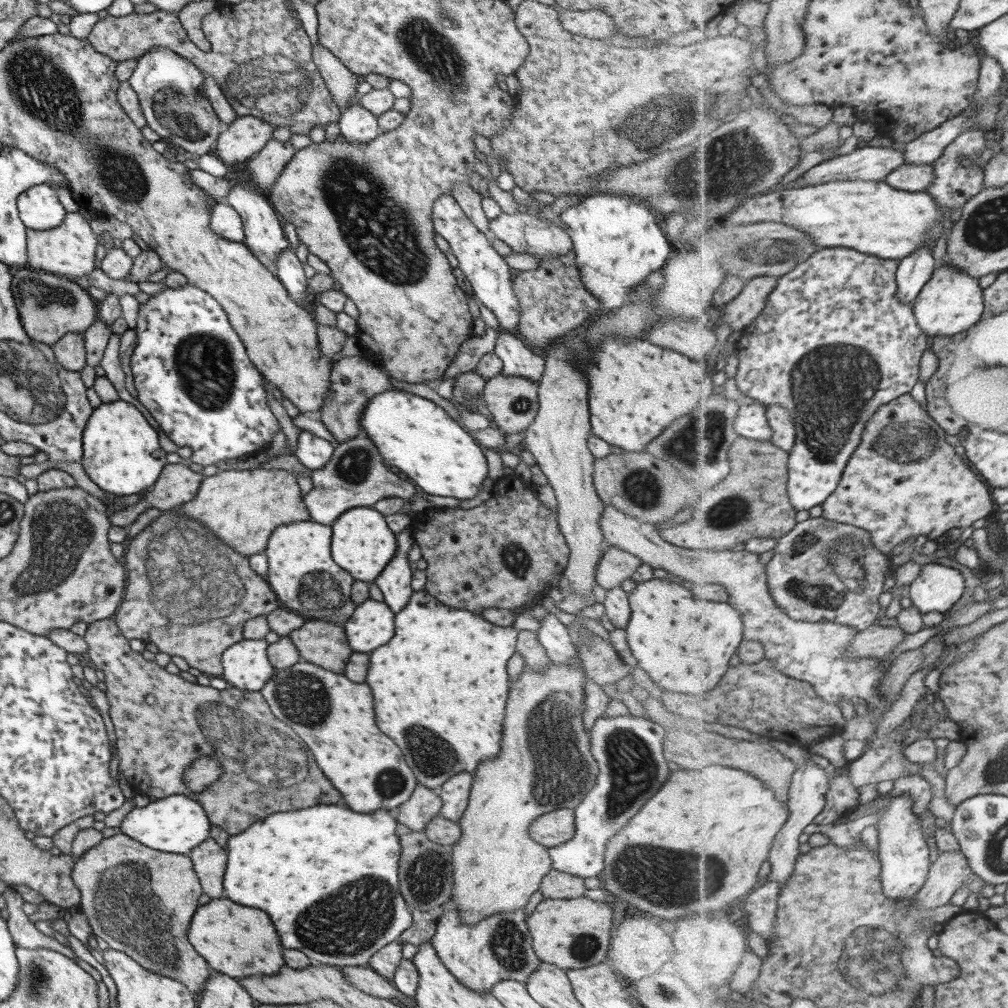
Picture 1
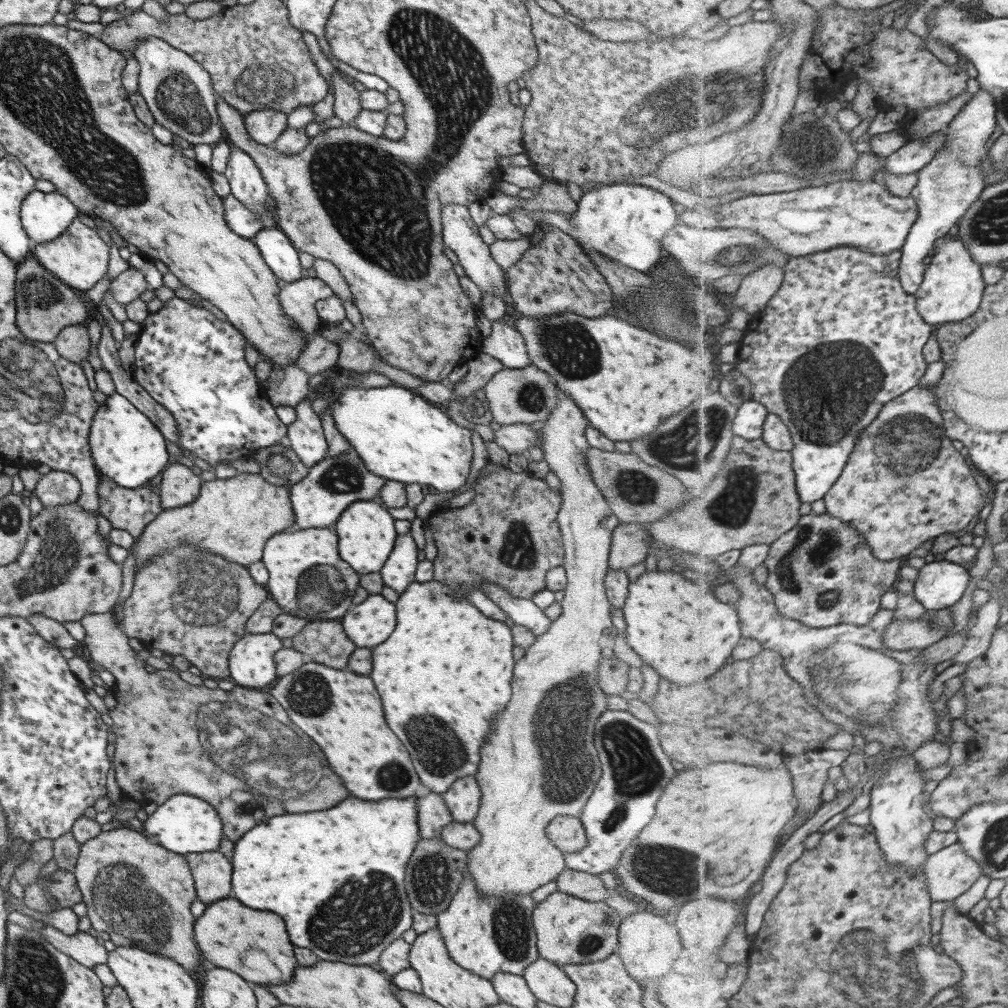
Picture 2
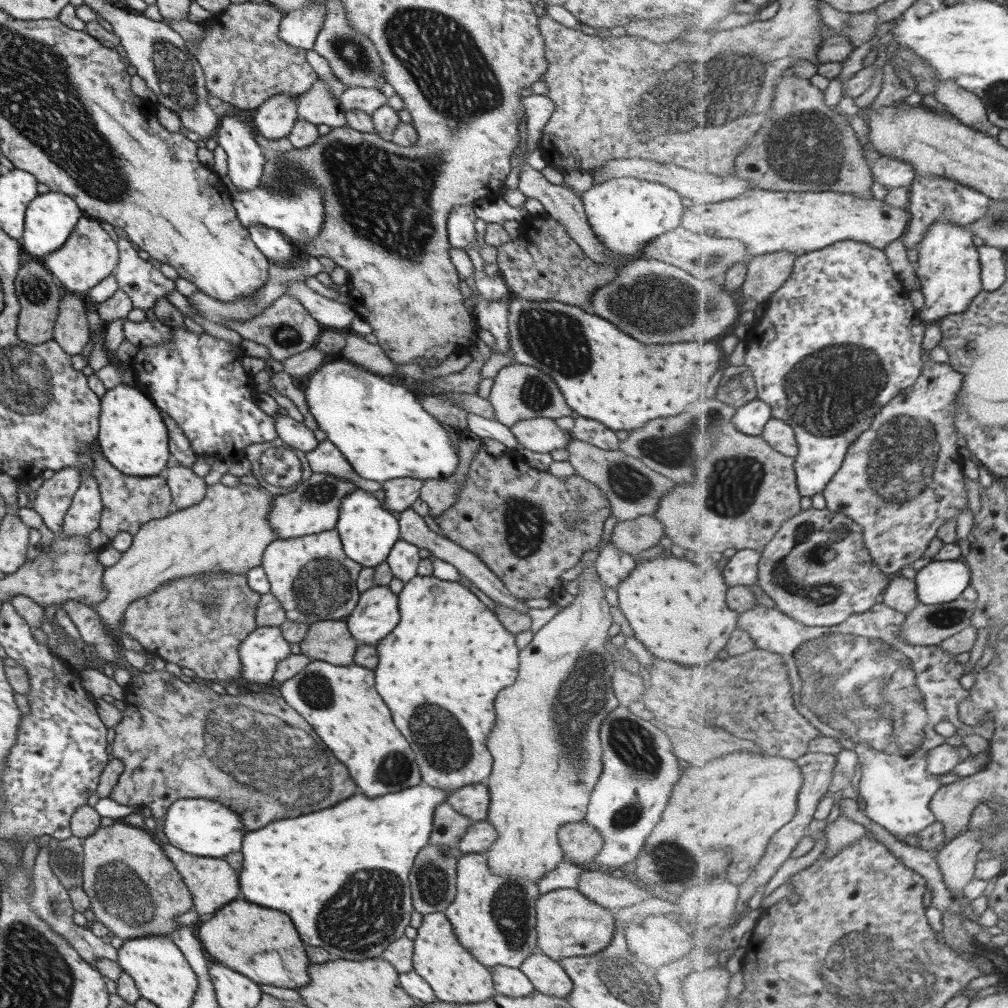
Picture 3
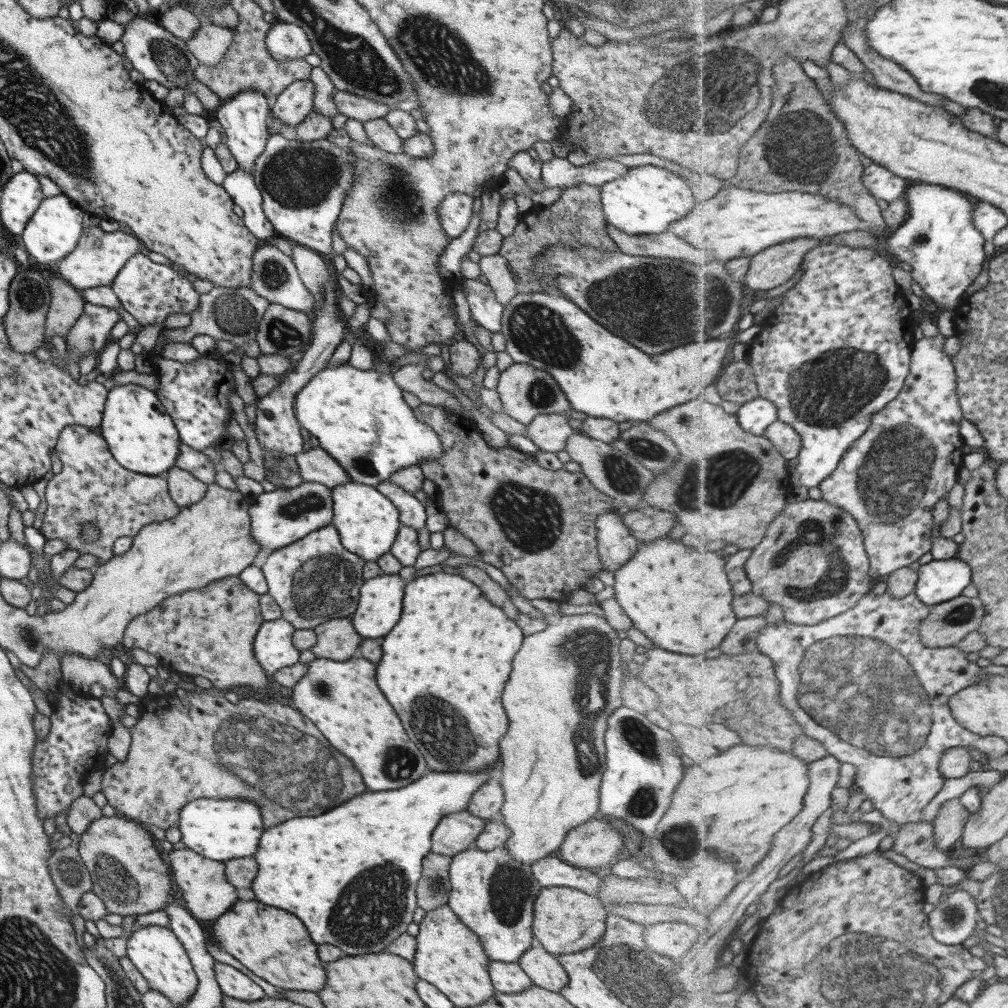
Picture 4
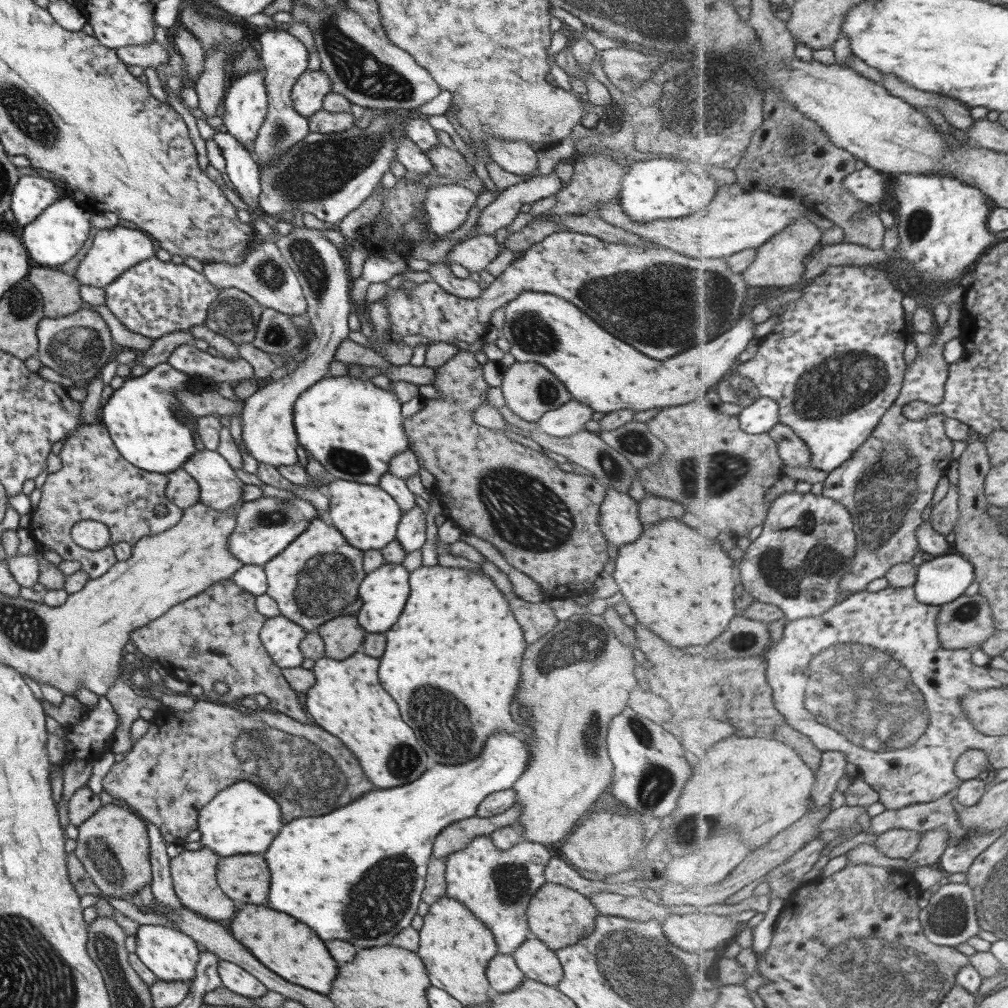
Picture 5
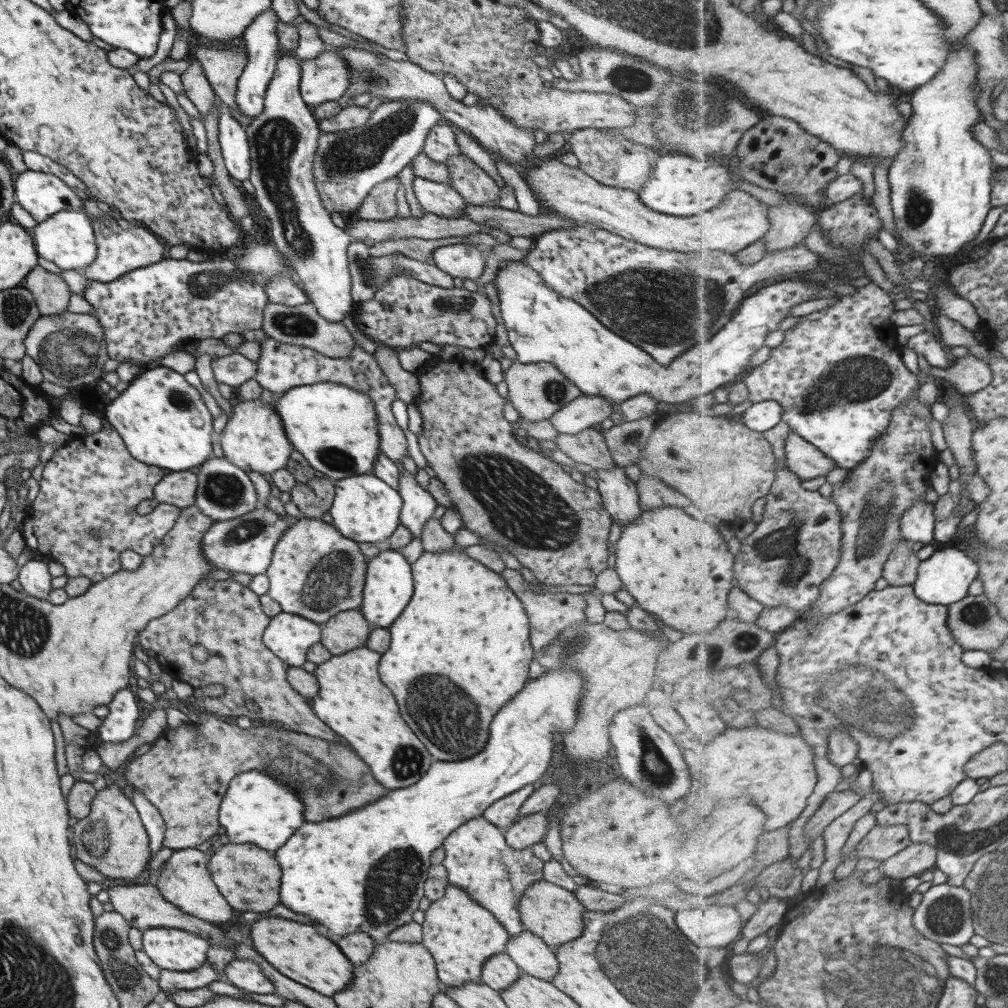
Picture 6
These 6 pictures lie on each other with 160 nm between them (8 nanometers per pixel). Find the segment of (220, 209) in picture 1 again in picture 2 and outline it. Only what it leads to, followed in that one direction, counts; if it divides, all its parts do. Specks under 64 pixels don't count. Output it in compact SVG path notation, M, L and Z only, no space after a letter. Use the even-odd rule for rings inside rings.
M229 193L222 199L224 219L227 226L241 238L253 238L262 228L260 218L245 205L237 202L236 198Z

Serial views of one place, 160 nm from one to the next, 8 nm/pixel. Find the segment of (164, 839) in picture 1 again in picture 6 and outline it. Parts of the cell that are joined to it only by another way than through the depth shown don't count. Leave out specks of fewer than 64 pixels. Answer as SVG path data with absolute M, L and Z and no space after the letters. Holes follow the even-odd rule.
M251 769L236 774L225 789L217 809L220 831L230 843L249 843L263 850L281 848L287 838L303 824L303 810L292 786L279 782L266 772Z

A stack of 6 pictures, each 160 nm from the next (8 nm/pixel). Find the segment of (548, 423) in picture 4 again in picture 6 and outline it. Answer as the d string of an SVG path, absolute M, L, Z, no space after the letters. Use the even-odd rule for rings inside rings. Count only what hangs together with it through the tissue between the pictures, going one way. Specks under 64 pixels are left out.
M580 395L556 410L548 420L562 438L589 427L597 427L598 423L616 409L617 405L606 401L606 398Z

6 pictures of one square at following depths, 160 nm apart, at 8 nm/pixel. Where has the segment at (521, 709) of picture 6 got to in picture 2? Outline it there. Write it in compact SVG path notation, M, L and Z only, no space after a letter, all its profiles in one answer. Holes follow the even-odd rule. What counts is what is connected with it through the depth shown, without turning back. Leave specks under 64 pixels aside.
M351 797L321 812L273 816L253 826L233 844L233 898L253 910L269 910L281 916L291 944L308 948L319 961L375 966L380 952L411 928L413 910L406 897L404 876L406 863L420 840L416 800L369 802Z

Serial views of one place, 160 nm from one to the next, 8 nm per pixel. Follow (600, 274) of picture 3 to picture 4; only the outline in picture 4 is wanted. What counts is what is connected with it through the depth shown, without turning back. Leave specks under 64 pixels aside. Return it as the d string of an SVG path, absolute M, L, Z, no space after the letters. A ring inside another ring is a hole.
M580 183L570 187L564 187L559 198L547 206L532 206L526 213L520 215L519 222L514 226L514 232L509 236L502 237L498 253L506 260L513 277L524 284L528 284L531 292L547 292L546 285L549 284L549 293L556 293L554 280L538 276L532 270L533 261L530 258L537 256L549 245L561 243L573 248L574 245L591 245L596 249L607 252L618 250L617 245L607 236L604 229L605 217L601 208L598 187Z

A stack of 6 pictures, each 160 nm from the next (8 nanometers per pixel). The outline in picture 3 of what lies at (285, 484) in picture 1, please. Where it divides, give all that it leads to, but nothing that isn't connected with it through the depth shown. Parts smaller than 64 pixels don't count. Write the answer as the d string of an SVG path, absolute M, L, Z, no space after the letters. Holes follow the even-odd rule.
M221 483L206 485L203 498L193 506L179 509L176 513L165 515L163 518L151 519L142 524L132 535L132 543L125 552L121 553L115 564L104 568L101 577L105 587L105 600L91 606L100 616L104 627L117 635L118 622L125 609L135 600L151 595L158 586L174 578L197 575L201 572L218 572L241 574L260 564L265 547L278 538L277 533L269 526L268 512L272 496L263 489L239 483L235 487Z

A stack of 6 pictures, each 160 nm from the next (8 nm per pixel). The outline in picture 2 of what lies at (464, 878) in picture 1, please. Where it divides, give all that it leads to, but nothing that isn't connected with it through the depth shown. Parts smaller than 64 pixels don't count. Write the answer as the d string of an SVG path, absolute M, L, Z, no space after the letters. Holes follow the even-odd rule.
M555 386L555 396L558 397L555 408L551 414L544 420L544 427L539 430L537 447L543 452L543 461L548 465L549 470L553 471L560 480L561 504L560 509L556 514L556 521L560 528L562 545L564 548L563 564L566 574L566 585L558 601L560 603L560 613L555 620L550 622L550 625L539 635L535 640L524 650L524 656L519 660L514 661L513 680L511 680L511 700L505 704L505 714L497 714L493 720L493 728L489 731L489 738L483 741L479 749L480 761L474 774L474 779L477 781L479 790L481 791L481 800L479 802L479 809L477 815L471 822L474 830L477 830L479 835L479 843L473 848L467 850L465 854L465 874L472 878L476 889L480 895L484 897L498 897L507 893L514 895L529 895L537 887L543 886L546 882L555 880L556 876L565 871L565 860L561 856L562 852L553 846L553 843L545 838L545 827L549 825L549 821L558 815L572 815L578 817L582 812L583 806L589 794L593 790L594 785L598 781L601 769L599 766L598 755L593 744L594 724L601 713L606 709L606 694L598 687L596 677L596 670L598 667L598 660L601 657L600 641L602 639L603 630L612 626L610 604L605 598L603 577L608 571L608 550L610 547L610 536L613 527L617 525L618 519L613 516L611 509L608 507L607 501L601 496L599 489L593 484L589 471L585 465L585 450L589 448L584 430L588 422L582 416L581 410L577 408L576 404L570 401L570 398L565 397L557 386Z

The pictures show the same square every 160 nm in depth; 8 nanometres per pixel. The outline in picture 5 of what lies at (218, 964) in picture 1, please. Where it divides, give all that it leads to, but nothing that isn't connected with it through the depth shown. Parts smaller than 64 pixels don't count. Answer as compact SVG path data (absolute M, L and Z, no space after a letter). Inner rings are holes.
M245 904L231 920L229 932L263 966L283 980L322 995L331 990L338 971L337 964L333 958L329 958L329 952L323 942L303 922L297 922L295 918L277 910Z

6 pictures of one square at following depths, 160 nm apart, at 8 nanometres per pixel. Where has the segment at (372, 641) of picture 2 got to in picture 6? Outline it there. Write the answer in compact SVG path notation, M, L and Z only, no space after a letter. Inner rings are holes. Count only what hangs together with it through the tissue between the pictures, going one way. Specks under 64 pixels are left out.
M386 549L379 551L373 558L366 561L366 573L362 586L362 601L357 610L372 627L388 628L401 611L407 606L411 594L412 574L410 564L405 561L401 553Z

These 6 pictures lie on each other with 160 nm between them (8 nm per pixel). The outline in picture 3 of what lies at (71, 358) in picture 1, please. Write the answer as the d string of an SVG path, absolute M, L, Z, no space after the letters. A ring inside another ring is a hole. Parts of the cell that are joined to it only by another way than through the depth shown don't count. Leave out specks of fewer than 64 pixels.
M64 291L59 300L52 340L69 356L79 355L89 339L86 312L81 295Z

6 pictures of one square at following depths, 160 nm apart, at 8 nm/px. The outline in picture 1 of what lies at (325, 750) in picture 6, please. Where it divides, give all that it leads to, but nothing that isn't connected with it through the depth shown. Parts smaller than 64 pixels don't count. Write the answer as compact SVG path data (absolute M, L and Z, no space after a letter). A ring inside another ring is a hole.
M112 618L86 623L82 637L87 645L89 662L105 676L101 687L109 705L108 715L116 736L118 772L134 794L155 799L173 794L191 798L201 806L210 825L221 828L231 836L245 830L247 824L277 812L339 802L341 796L337 790L313 764L313 758L309 758L305 746L293 738L295 734L291 728L273 716L260 691L242 691L231 686L216 690L210 685L185 681L176 673L169 673L167 668L159 667L154 660L147 661L141 657L141 653L131 651L128 639L120 633ZM212 755L221 767L219 778L201 792L189 790L182 777L183 771L196 758Z

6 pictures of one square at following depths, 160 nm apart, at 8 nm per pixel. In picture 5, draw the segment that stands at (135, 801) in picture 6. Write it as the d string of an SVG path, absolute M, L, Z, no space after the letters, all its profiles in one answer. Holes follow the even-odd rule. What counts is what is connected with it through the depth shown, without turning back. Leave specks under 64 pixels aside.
M145 822L145 826L148 837L148 853L152 876L150 890L155 901L174 911L174 909L179 909L183 906L179 904L178 898L173 892L168 866L170 858L165 853L165 841L161 839L159 830L153 824Z

